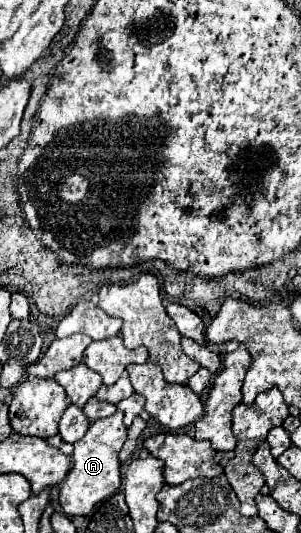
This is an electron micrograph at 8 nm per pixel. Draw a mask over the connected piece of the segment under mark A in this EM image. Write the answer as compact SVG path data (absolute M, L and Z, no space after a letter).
M114 412L108 418L100 418L90 424L86 436L74 444L72 468L60 488L60 506L66 516L86 516L98 502L108 500L120 488L120 462L118 452L126 440L126 426L122 412Z

